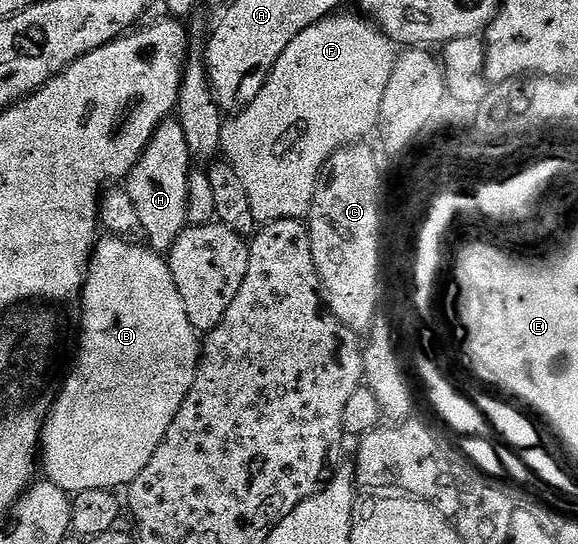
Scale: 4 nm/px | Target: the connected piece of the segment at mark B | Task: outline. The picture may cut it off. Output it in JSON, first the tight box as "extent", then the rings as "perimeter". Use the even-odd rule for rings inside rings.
{"extent":[40,235,202,495],"perimeter":[[[111,235],[105,238],[97,240],[84,279],[80,354],[40,433],[43,476],[69,495],[91,489],[116,491],[119,485],[132,484],[158,451],[158,443],[190,395],[202,352],[201,338],[186,315],[186,303],[178,295],[167,260],[147,244],[132,245],[136,243]]]}

